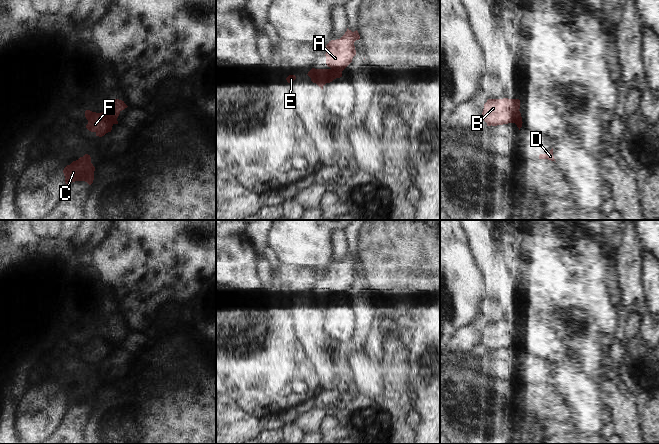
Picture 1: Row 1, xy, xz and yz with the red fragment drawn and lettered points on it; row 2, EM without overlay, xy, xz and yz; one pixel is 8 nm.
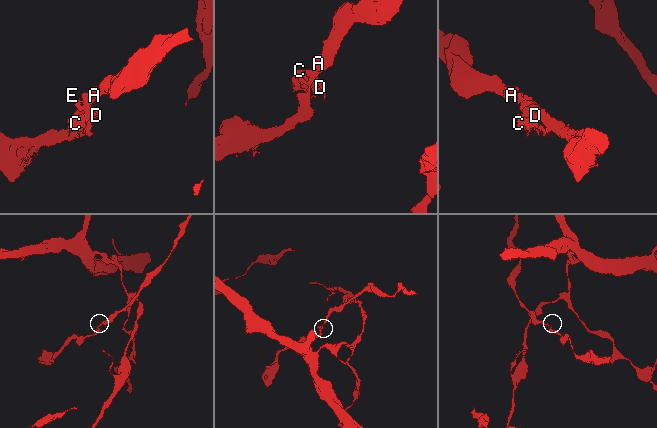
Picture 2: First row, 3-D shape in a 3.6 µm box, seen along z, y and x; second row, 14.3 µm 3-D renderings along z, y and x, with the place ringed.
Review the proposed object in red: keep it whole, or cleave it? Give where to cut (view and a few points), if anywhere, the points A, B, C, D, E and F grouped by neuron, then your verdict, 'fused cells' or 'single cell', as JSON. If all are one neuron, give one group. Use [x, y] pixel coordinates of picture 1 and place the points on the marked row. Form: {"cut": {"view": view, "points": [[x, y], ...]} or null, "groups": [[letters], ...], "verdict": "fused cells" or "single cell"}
{"cut": null, "groups": [["A", "B", "C", "D", "E", "F"]], "verdict": "single cell"}

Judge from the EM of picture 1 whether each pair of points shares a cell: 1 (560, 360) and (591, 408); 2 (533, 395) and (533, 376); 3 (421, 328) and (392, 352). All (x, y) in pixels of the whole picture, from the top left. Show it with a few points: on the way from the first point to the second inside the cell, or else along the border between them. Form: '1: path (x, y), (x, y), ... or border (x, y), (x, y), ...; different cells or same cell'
1: path (565, 372), (569, 380), (583, 396); same cell
2: border (526, 382), (538, 383); different cells
3: border (407, 350), (407, 365), (410, 373); different cells

